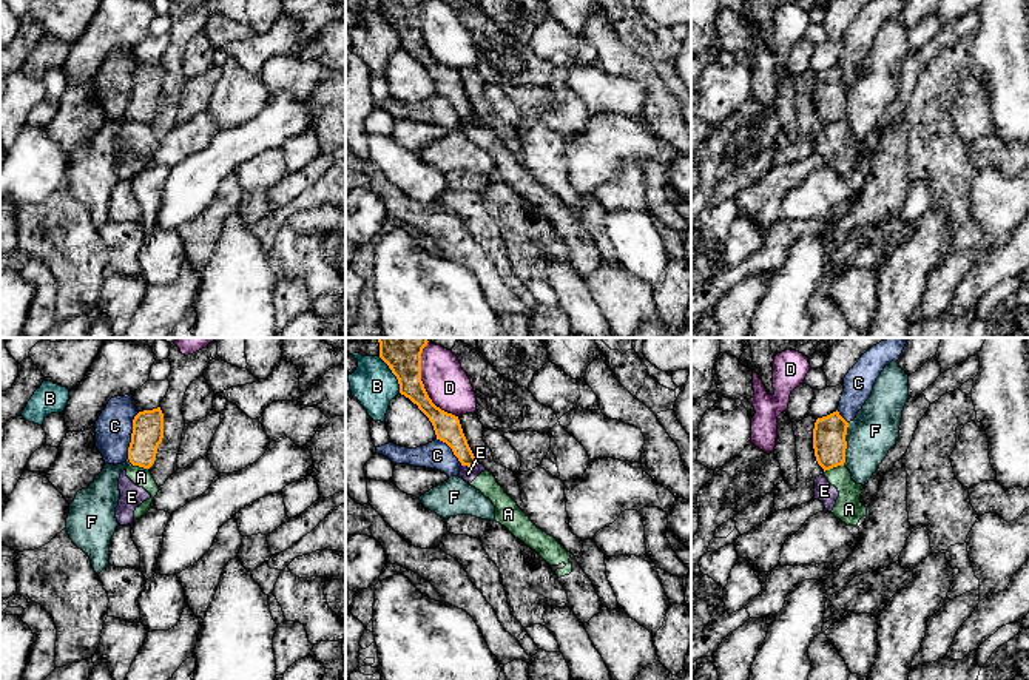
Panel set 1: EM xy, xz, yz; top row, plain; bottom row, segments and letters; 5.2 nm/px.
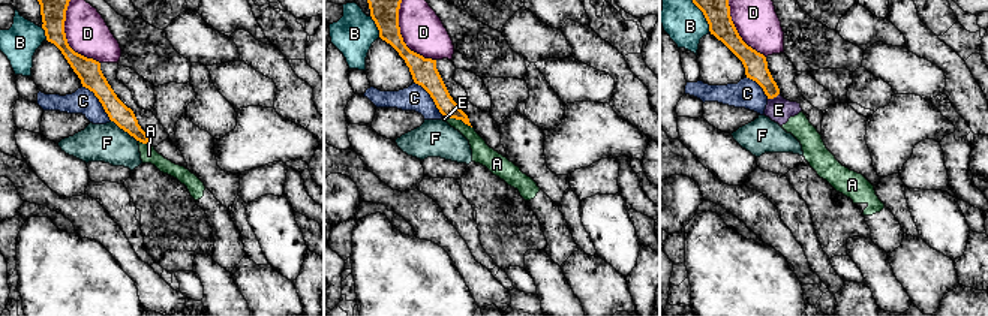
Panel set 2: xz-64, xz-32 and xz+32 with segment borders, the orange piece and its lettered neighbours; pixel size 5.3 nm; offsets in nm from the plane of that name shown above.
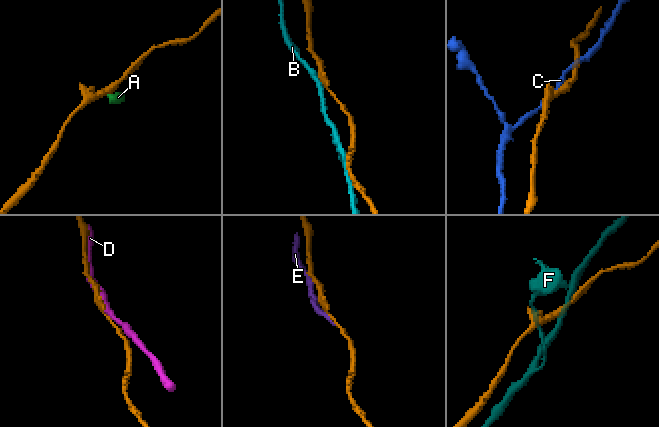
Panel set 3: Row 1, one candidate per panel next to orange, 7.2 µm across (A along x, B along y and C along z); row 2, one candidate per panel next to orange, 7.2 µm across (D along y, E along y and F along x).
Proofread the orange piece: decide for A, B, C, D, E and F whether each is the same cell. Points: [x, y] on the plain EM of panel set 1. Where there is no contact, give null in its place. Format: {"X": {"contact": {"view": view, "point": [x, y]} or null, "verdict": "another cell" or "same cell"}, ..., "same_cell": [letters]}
{"A": {"contact": {"view": "yz", "point": [833, 121]}, "verdict": "another cell"}, "B": {"contact": {"view": "xz", "point": [394, 28]}, "verdict": "another cell"}, "C": {"contact": {"view": "xy", "point": [131, 90]}, "verdict": "another cell"}, "D": {"contact": {"view": "xz", "point": [423, 40]}, "verdict": "another cell"}, "E": {"contact": {"view": "xz", "point": [469, 121]}, "verdict": "another cell"}, "F": {"contact": {"view": "yz", "point": [846, 99]}, "verdict": "another cell"}, "same_cell": []}

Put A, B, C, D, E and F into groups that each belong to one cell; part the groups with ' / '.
A E / B / C / D / F

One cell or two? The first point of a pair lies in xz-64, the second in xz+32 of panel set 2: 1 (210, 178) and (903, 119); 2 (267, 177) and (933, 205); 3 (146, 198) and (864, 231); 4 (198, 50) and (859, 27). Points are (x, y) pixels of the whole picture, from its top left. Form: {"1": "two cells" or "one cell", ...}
{"1": "two cells", "2": "two cells", "3": "one cell", "4": "one cell"}

